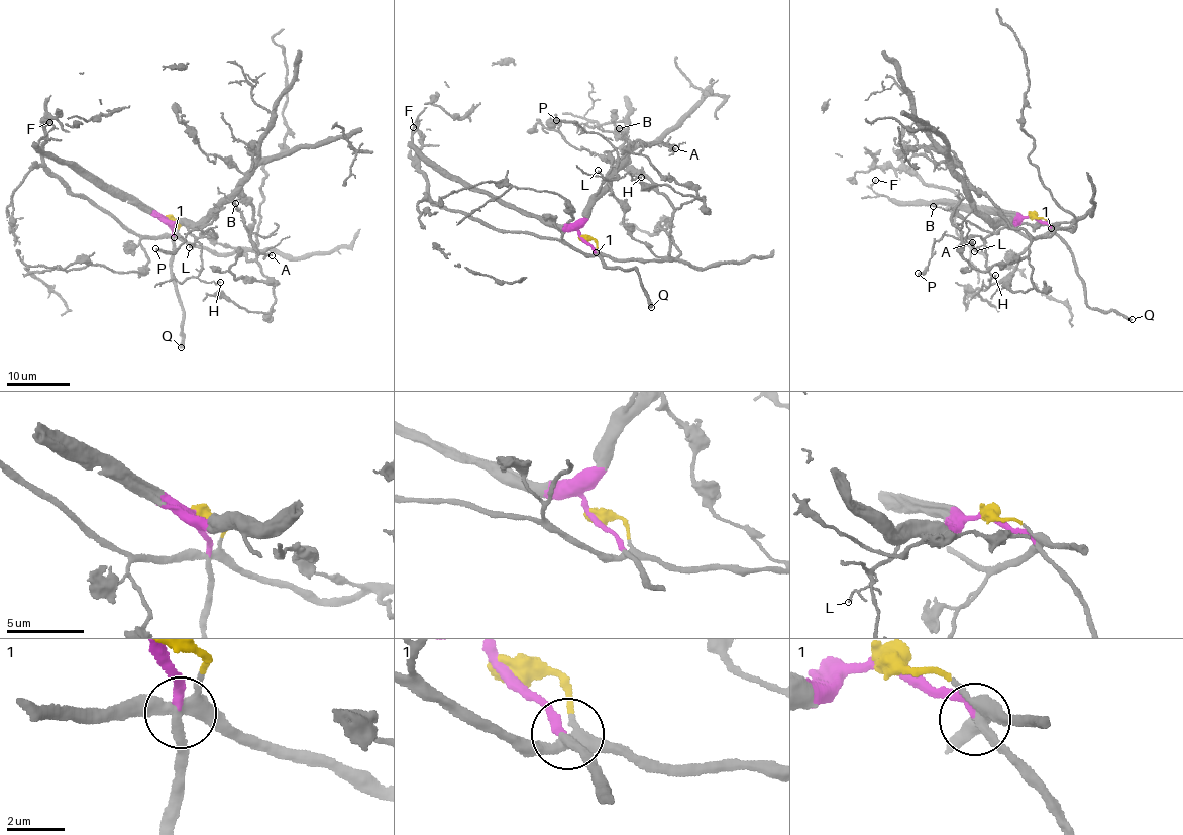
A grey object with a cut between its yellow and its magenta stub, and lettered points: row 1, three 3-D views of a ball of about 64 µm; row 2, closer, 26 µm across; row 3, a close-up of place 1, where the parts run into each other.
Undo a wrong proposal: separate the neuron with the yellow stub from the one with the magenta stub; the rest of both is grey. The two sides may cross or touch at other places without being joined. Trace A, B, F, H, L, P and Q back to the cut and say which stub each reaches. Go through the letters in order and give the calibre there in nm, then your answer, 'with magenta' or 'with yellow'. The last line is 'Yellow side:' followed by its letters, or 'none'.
A: 240 nm | with magenta
B: 100 nm | with magenta
F: 110 nm | with magenta
H: 140 nm | with magenta
L: 110 nm | with magenta
P: 190 nm | with magenta
Q: 320 nm | with magenta
Yellow side: none

